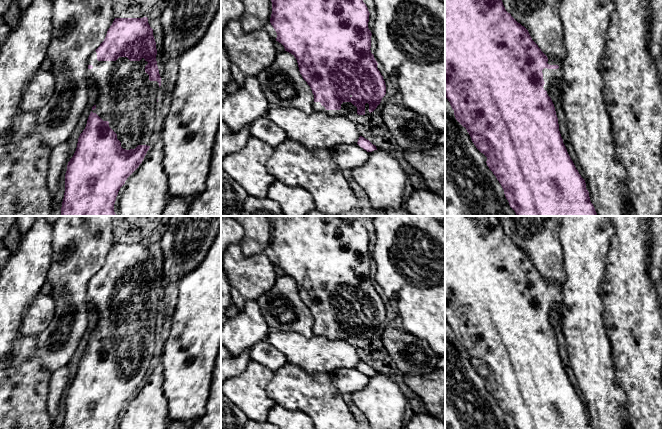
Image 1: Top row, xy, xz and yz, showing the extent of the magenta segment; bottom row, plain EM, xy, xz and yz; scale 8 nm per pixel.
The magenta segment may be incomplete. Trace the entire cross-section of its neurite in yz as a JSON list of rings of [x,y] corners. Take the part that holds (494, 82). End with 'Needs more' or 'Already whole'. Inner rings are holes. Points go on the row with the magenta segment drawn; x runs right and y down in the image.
[[[445,0],[445,97],[448,99],[452,109],[454,110],[456,120],[466,128],[476,148],[487,157],[487,166],[501,184],[504,190],[505,197],[508,200],[510,207],[515,211],[517,216],[598,216],[593,204],[590,201],[589,192],[586,189],[585,180],[581,177],[578,170],[576,169],[563,143],[563,139],[559,131],[559,124],[555,107],[551,98],[549,97],[550,86],[554,79],[560,75],[563,64],[563,59],[559,57],[556,57],[553,61],[548,60],[547,56],[532,40],[528,30],[520,23],[518,23],[511,16],[511,14],[506,11],[502,0]]]. Needs more

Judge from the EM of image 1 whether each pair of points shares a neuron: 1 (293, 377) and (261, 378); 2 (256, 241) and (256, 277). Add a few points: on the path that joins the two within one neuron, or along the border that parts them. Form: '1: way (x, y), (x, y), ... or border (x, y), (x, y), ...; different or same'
1: border (274, 371), (266, 386), (266, 393), (273, 401); different
2: border (239, 244), (242, 252), (247, 256), (263, 251); different

